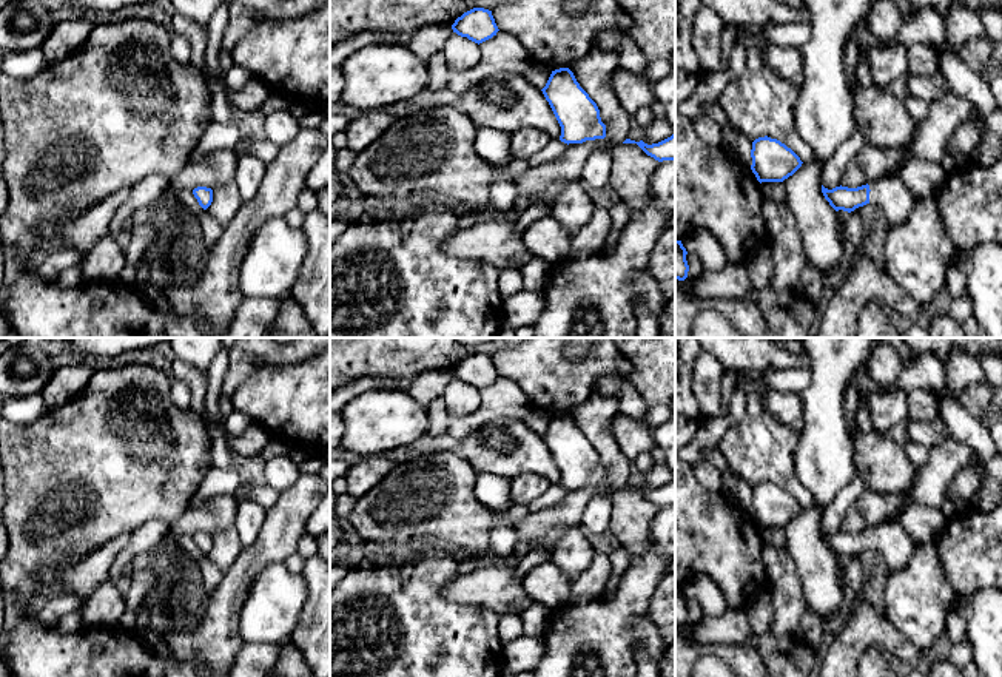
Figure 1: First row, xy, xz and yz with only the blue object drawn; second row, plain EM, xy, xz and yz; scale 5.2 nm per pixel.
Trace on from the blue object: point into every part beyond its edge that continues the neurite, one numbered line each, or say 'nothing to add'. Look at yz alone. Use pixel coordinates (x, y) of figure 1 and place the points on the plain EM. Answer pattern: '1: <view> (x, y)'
1: yz (888, 537)

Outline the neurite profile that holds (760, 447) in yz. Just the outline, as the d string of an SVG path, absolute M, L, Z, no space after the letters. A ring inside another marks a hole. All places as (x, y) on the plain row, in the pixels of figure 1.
M738 370L738 379L745 379L746 418L725 438L725 456L729 469L751 487L758 483L777 484L791 493L803 509L814 506L812 493L800 483L794 461L799 444L799 432L771 415L763 404L763 393L769 389L758 378L748 378L748 370Z

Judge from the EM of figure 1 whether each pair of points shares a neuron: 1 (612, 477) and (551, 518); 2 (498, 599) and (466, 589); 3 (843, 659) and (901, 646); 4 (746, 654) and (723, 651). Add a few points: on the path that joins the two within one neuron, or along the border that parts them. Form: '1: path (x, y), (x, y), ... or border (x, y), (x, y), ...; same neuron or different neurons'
1: path (600, 489), (583, 495), (566, 512); same neuron
2: path (490, 591), (474, 589); same neuron
3: path (857, 645), (864, 639), (887, 639); same neuron
4: path (740, 654), (729, 653); same neuron

